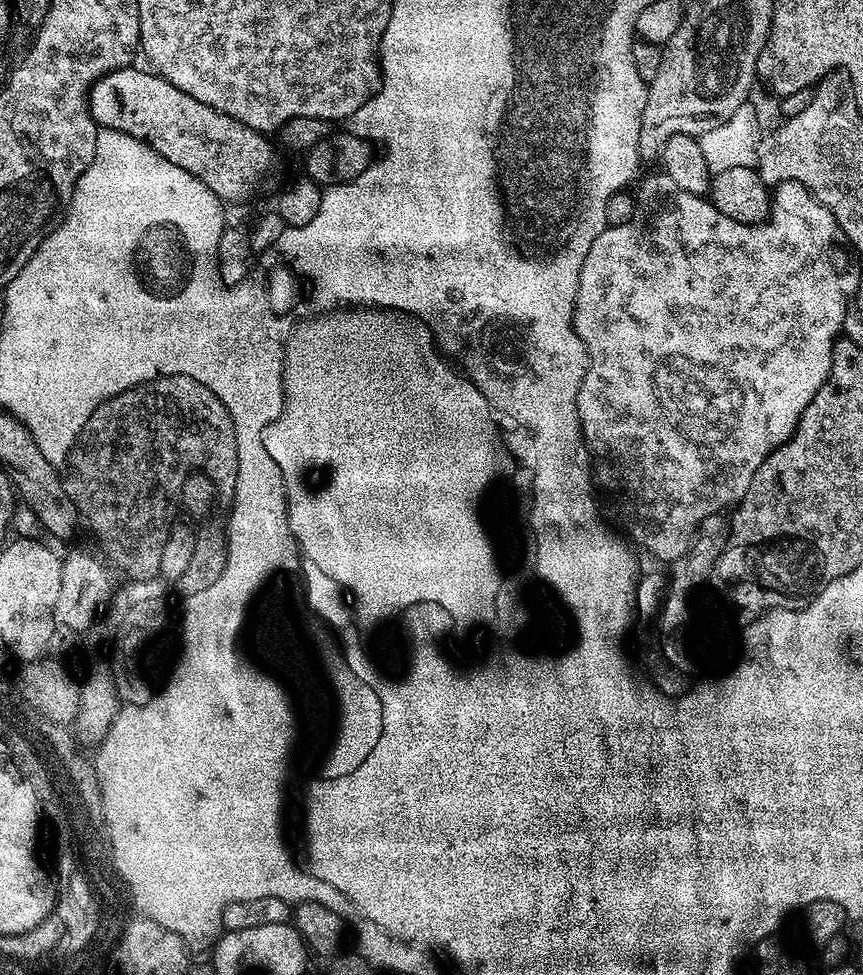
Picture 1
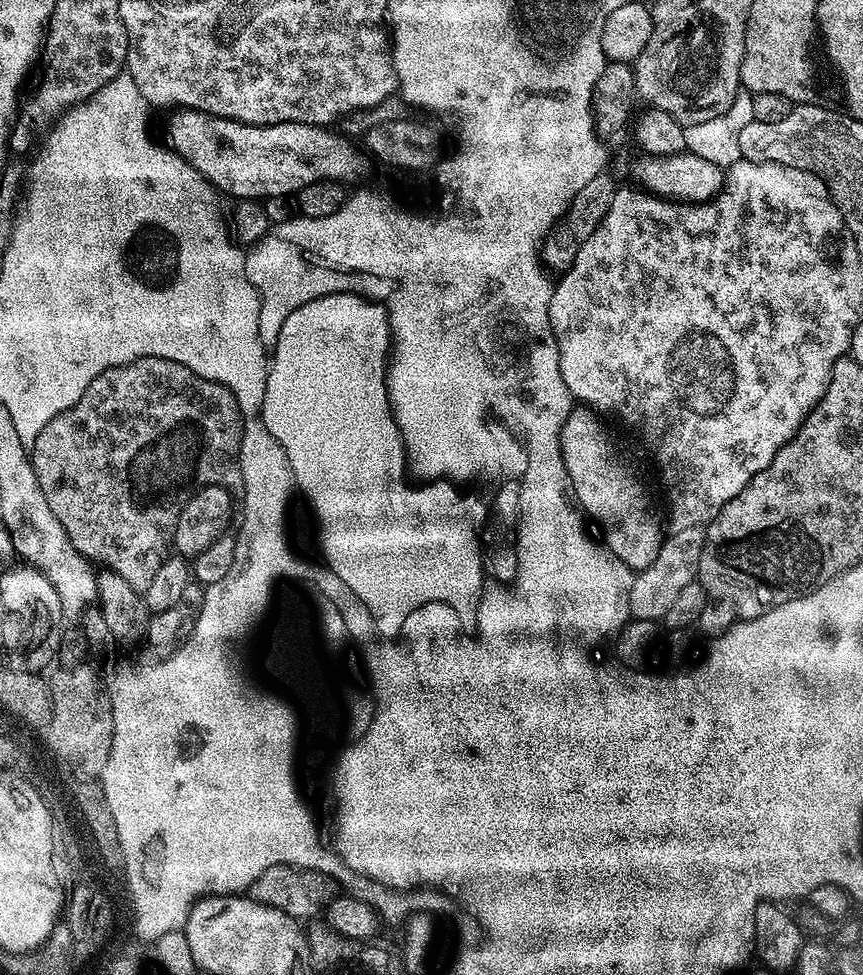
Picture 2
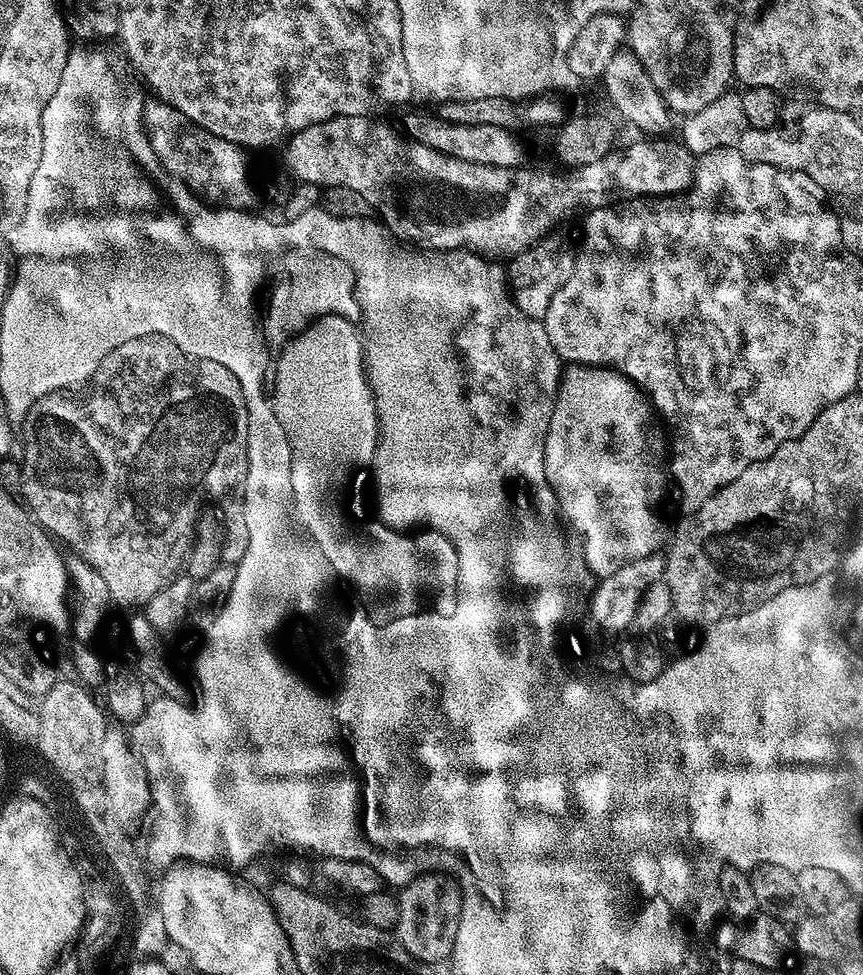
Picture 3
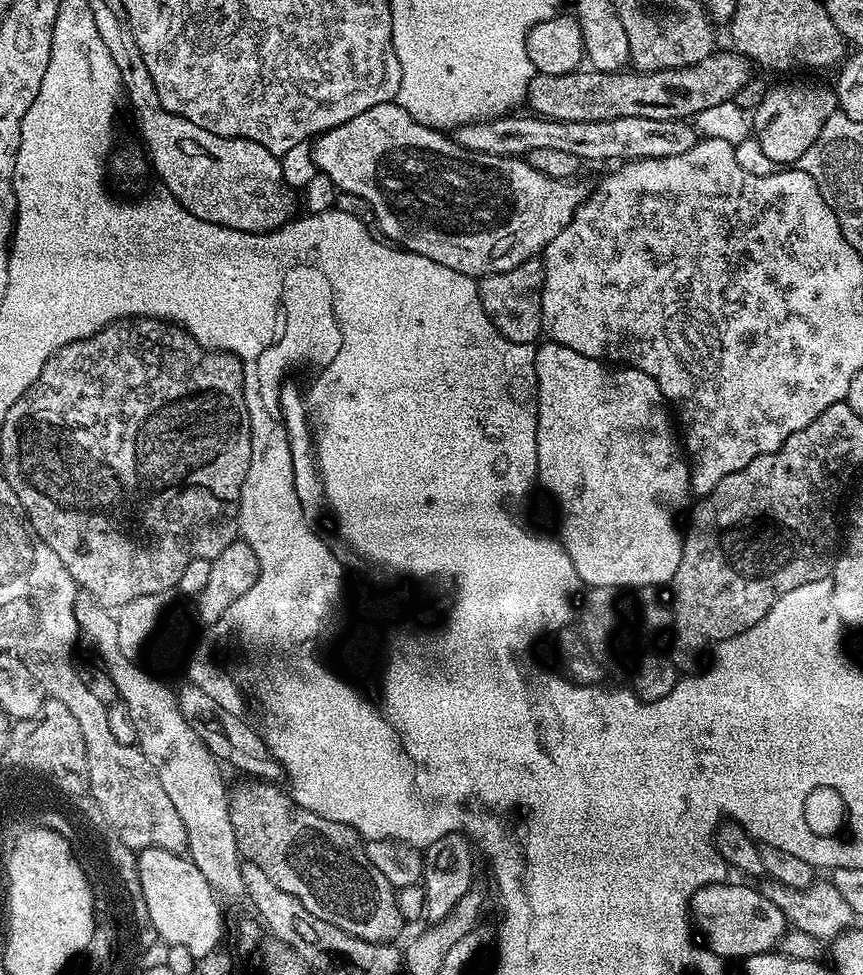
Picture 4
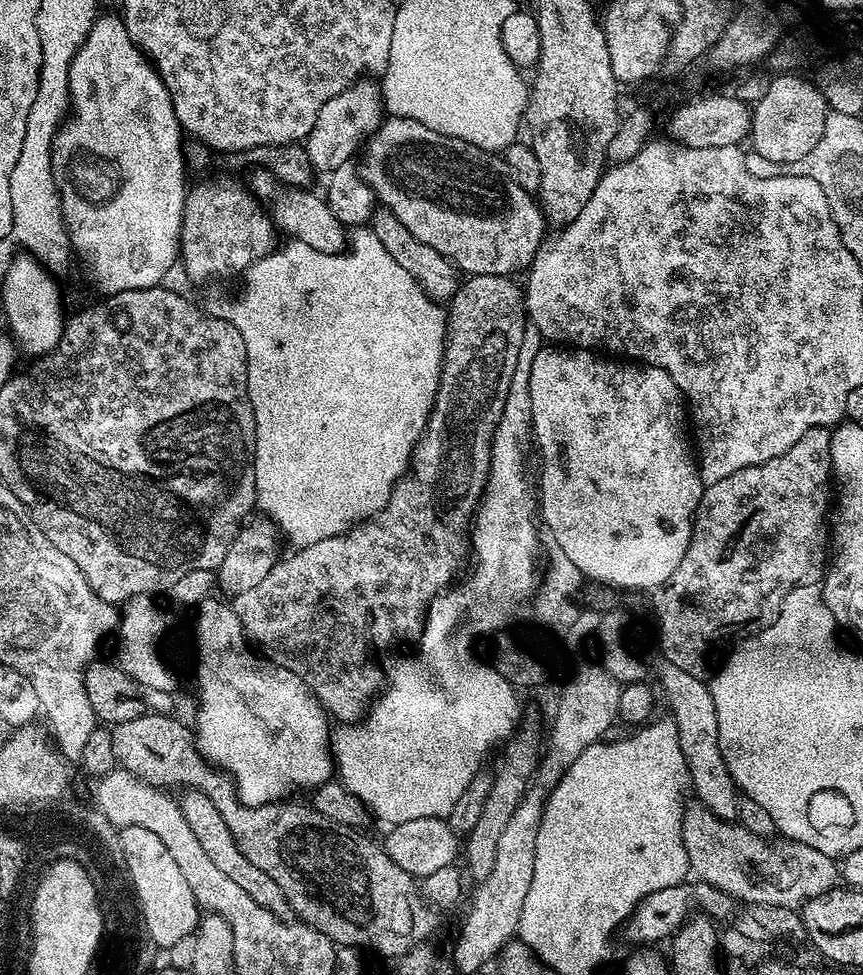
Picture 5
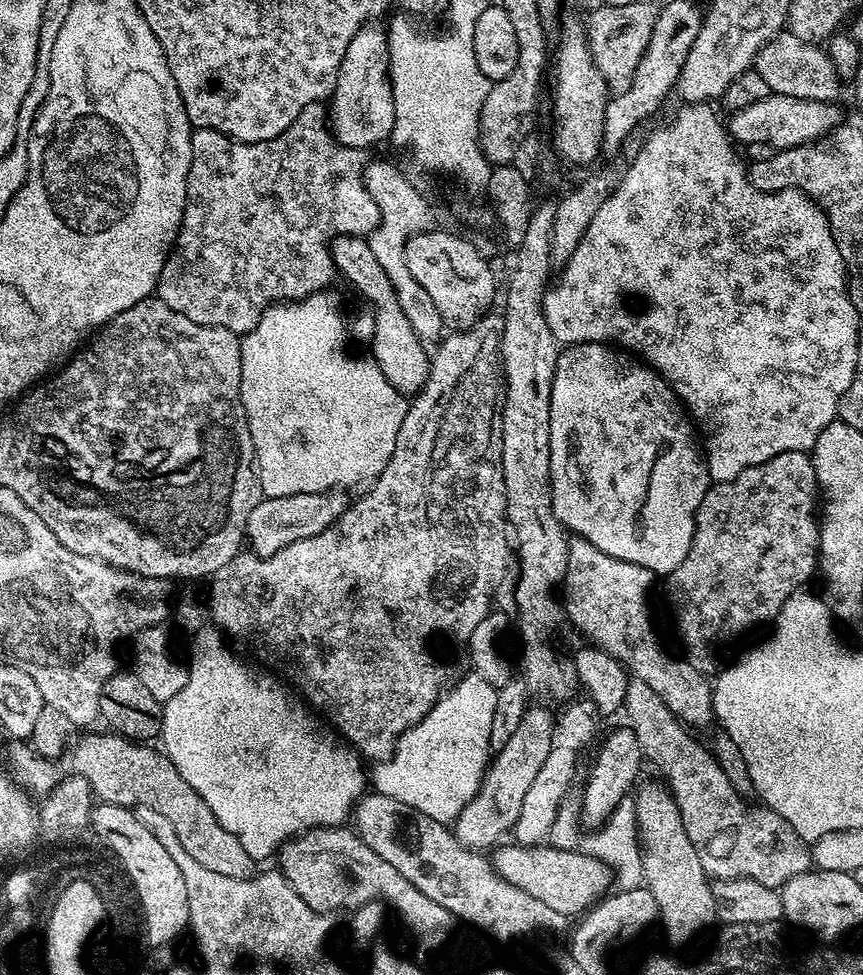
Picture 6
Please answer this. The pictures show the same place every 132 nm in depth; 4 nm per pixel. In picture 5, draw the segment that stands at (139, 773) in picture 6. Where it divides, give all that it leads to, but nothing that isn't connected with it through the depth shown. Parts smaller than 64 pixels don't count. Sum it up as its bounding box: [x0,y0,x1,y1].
[178,790,290,918]

